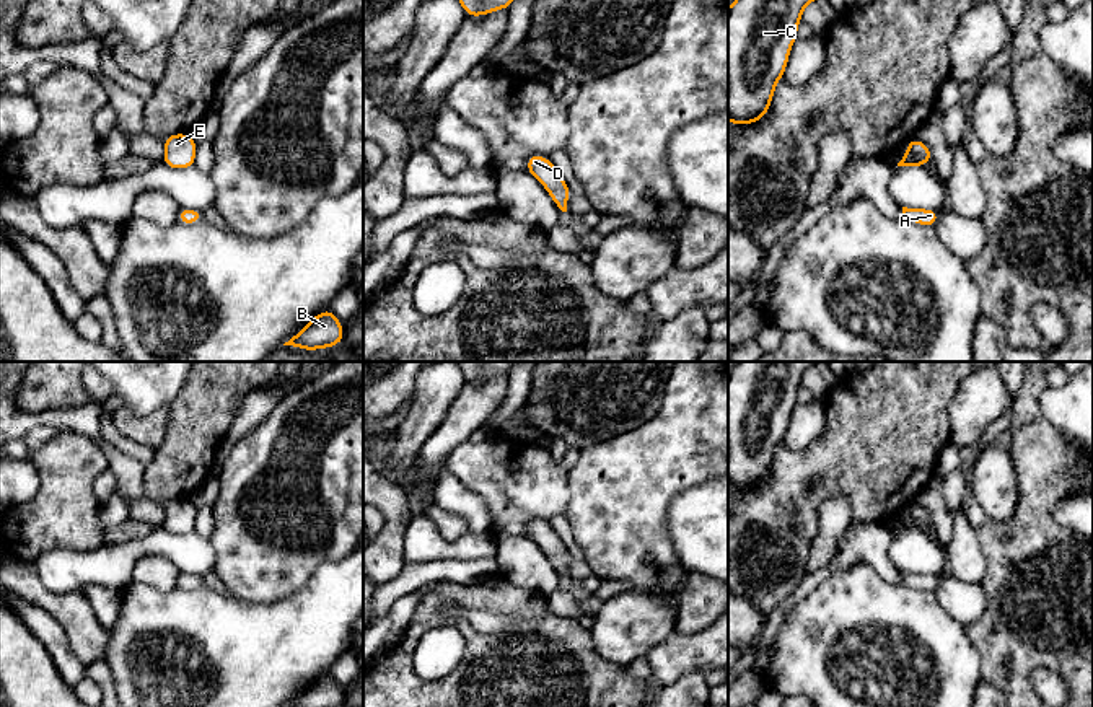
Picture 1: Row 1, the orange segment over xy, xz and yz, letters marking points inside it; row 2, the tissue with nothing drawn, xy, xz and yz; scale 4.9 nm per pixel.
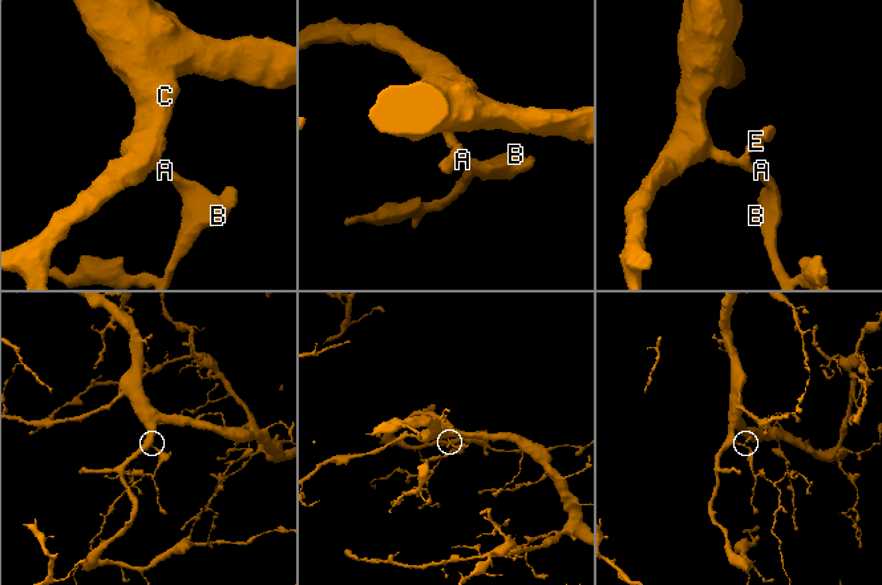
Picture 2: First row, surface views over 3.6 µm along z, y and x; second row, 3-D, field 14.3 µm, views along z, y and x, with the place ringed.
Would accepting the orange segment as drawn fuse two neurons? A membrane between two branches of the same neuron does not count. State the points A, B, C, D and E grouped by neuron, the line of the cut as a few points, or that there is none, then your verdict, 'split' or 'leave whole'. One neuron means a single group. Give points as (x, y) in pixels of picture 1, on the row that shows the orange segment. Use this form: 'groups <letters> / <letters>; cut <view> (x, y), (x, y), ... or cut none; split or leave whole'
groups A B C D E; cut none; leave whole

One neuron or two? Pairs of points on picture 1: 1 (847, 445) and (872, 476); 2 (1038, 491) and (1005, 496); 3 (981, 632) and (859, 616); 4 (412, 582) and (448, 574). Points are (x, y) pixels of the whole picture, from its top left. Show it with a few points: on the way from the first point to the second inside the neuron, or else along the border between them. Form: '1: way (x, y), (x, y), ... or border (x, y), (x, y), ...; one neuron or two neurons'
1: way (855, 453), (870, 468); one neuron
2: border (1013, 456), (1018, 502), (1013, 517), (1002, 526); two neurons
3: border (965, 626), (981, 667); two neurons
4: way (421, 574), (440, 574); one neuron

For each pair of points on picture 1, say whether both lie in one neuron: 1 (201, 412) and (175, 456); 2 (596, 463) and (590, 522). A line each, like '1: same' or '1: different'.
1: same
2: same

